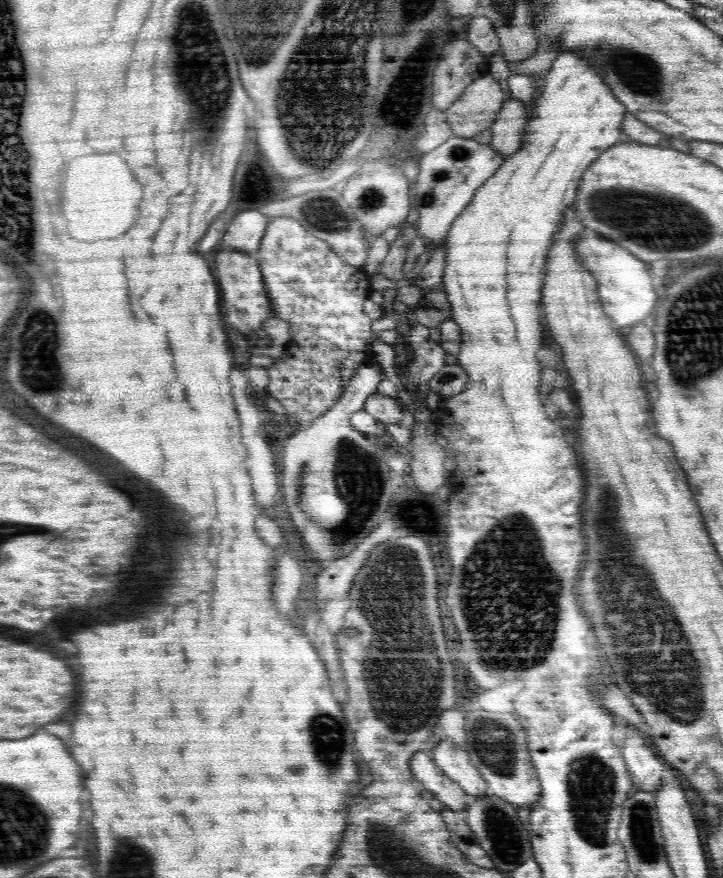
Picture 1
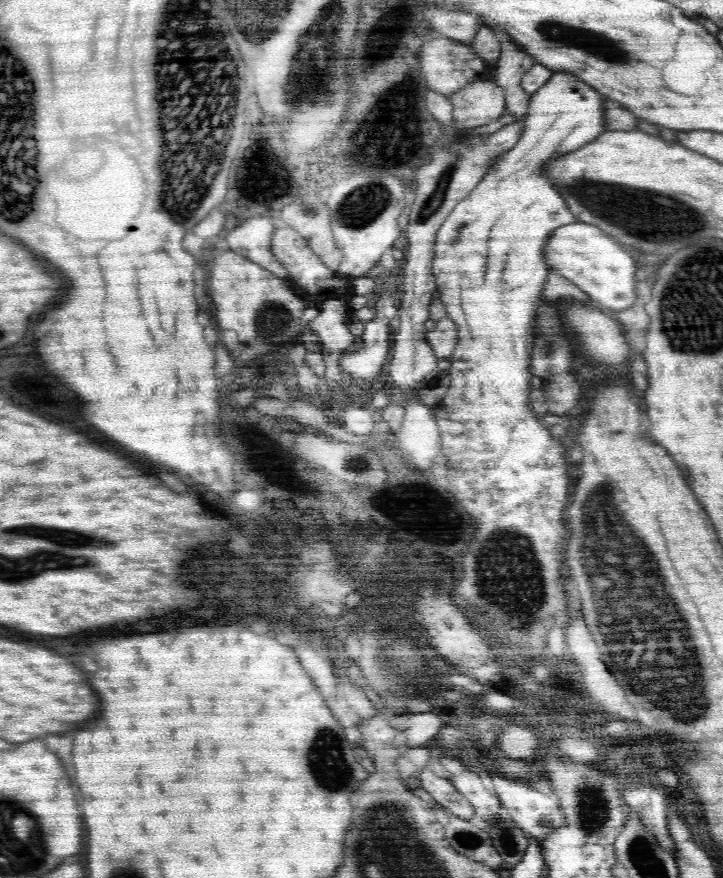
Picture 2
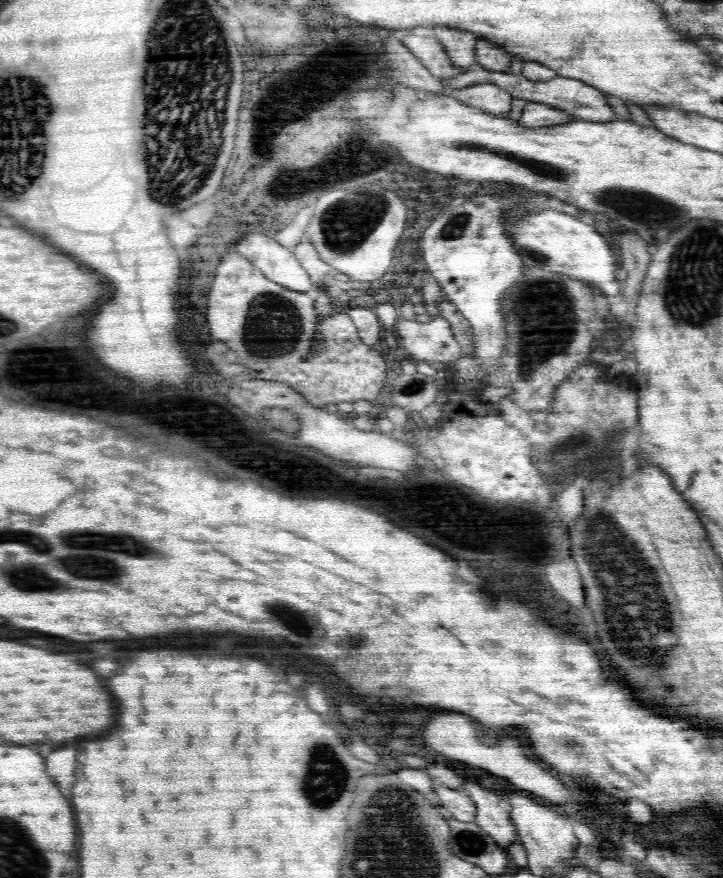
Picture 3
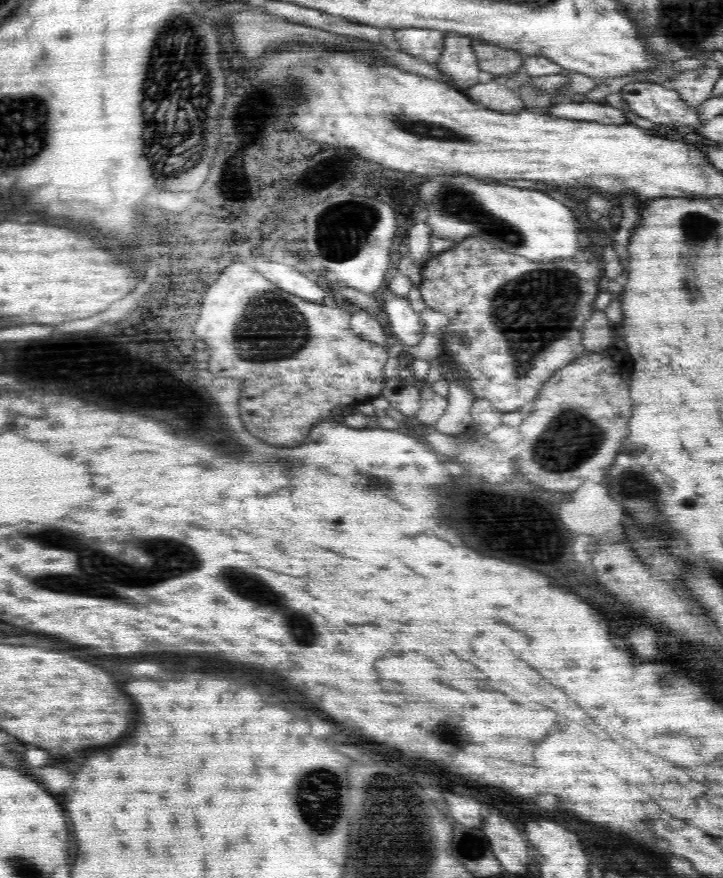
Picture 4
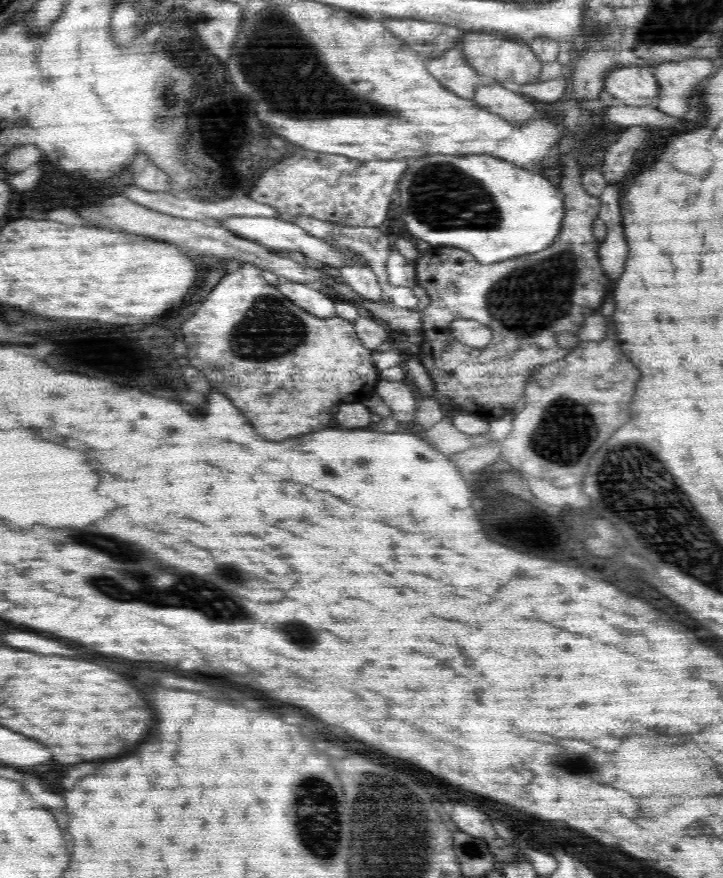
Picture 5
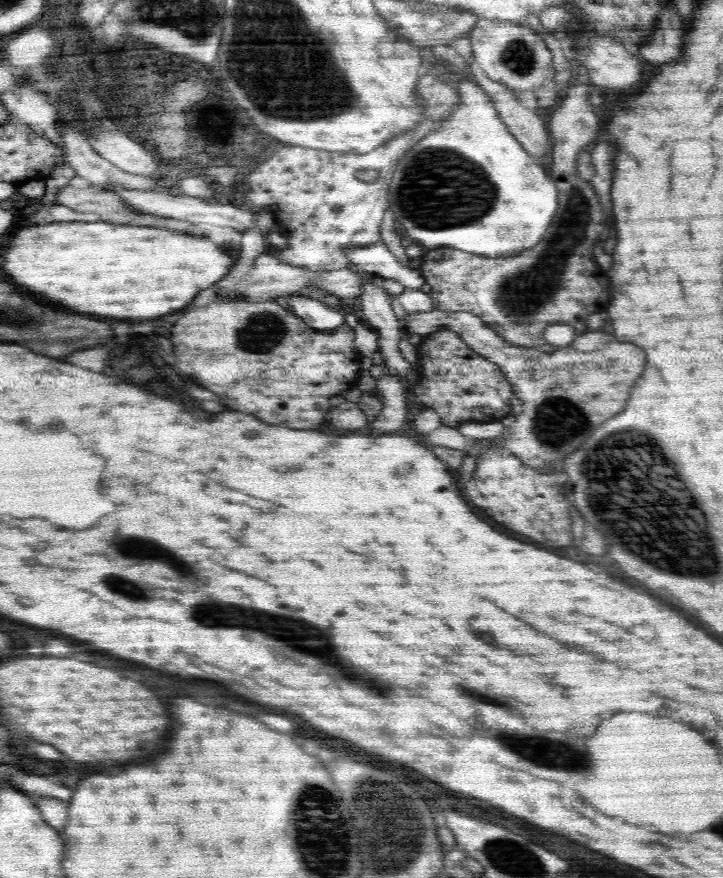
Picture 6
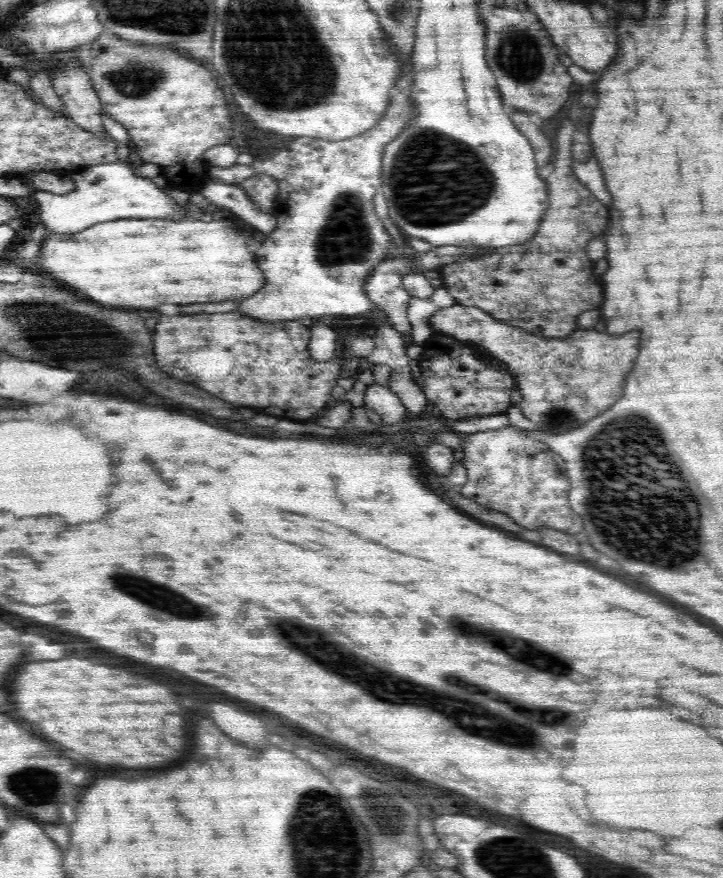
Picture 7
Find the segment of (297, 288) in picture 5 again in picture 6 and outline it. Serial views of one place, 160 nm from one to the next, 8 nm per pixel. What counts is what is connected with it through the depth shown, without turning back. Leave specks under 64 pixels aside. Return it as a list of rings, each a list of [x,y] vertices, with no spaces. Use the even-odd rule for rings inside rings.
[[[303,293],[293,294],[288,300],[296,316],[304,320],[310,328],[331,333],[345,323],[343,310],[321,305],[320,302],[312,301],[312,298],[305,298]]]

